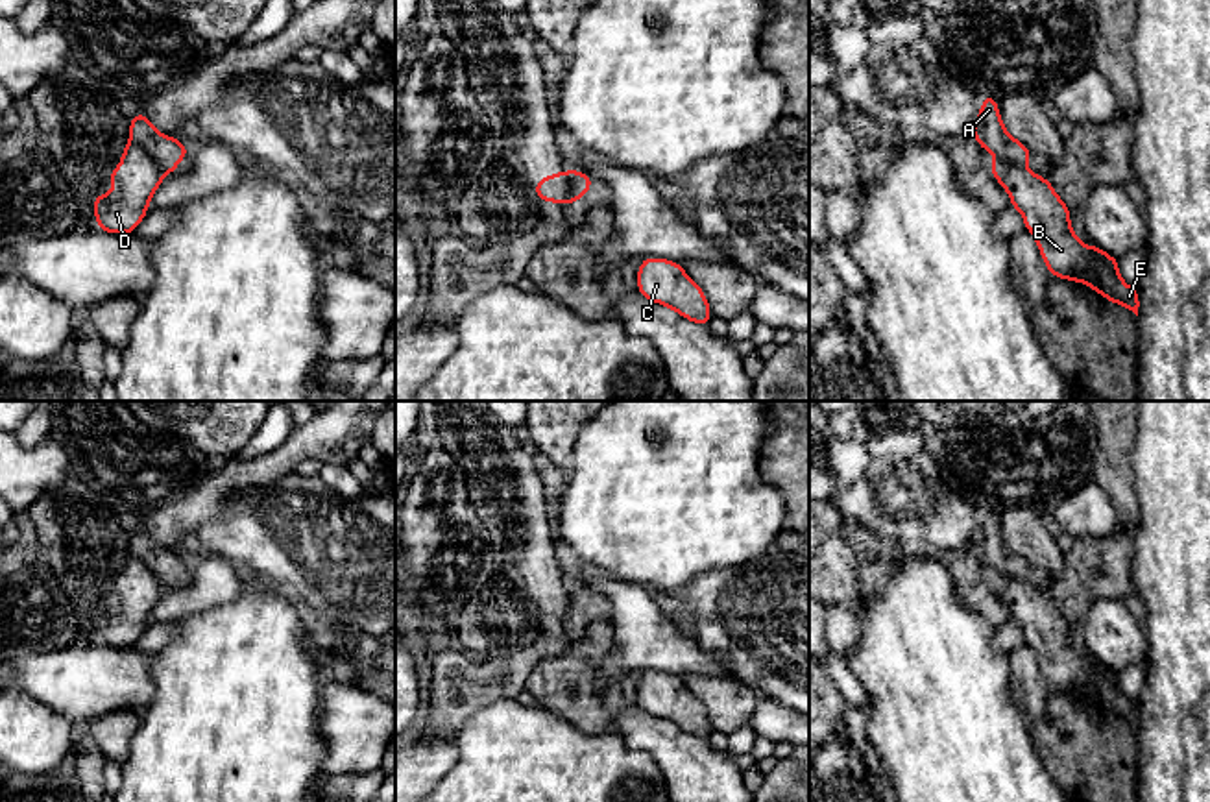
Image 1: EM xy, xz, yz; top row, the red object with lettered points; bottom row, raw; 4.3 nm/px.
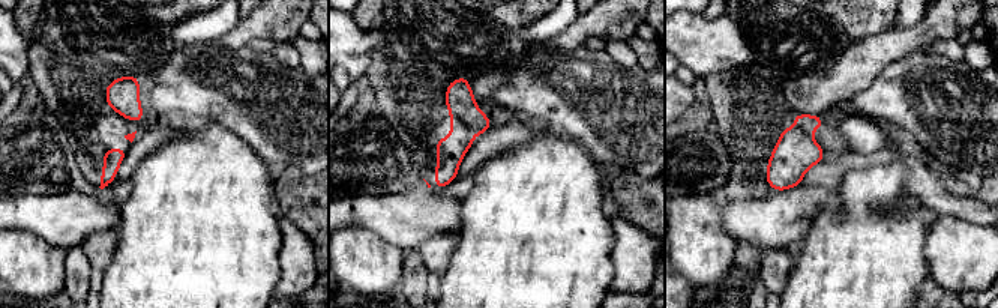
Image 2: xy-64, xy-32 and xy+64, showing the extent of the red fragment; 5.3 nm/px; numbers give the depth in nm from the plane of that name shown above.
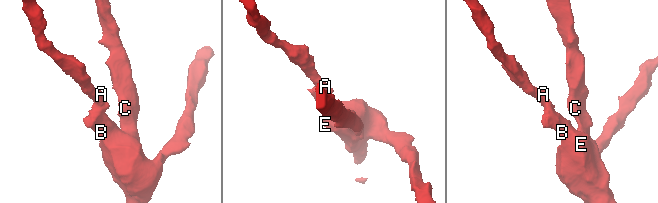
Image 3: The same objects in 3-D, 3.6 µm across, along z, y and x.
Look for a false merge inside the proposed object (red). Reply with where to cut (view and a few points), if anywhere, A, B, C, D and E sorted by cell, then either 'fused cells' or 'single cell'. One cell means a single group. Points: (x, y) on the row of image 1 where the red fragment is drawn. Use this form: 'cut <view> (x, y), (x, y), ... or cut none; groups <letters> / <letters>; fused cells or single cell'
cut xy (130, 139), (165, 174); groups A / B C D E; fused cells

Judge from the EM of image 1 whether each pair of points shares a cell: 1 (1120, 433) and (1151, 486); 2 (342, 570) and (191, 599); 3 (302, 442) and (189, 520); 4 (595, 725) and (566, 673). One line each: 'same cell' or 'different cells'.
1: different cells
2: different cells
3: same cell
4: same cell

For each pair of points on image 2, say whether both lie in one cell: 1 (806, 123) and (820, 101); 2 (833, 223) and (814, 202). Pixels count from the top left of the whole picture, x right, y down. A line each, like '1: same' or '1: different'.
1: different
2: different

